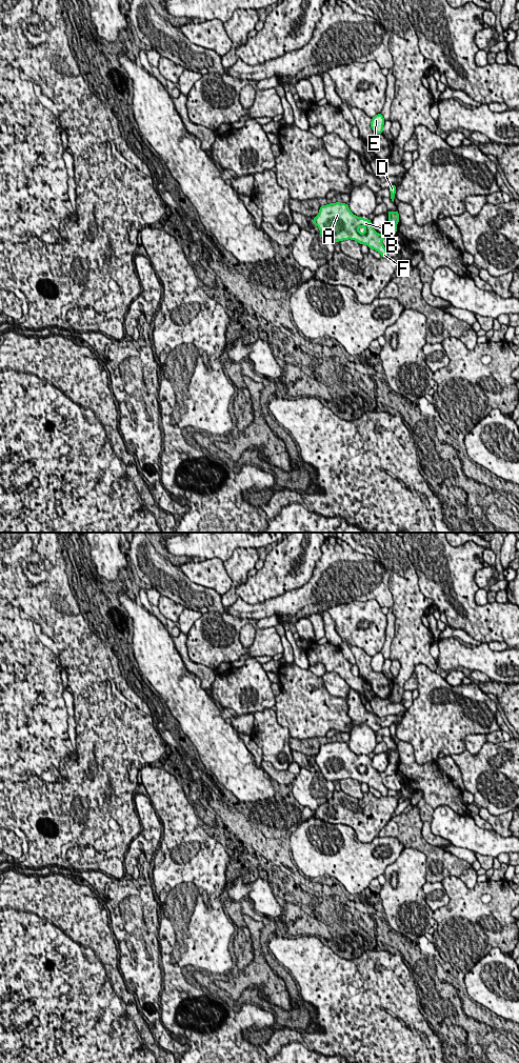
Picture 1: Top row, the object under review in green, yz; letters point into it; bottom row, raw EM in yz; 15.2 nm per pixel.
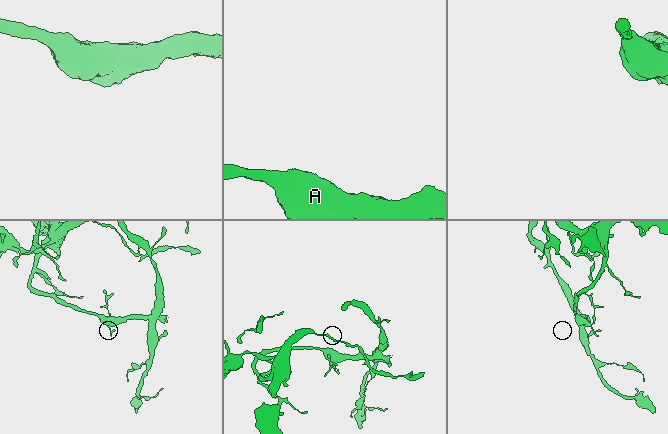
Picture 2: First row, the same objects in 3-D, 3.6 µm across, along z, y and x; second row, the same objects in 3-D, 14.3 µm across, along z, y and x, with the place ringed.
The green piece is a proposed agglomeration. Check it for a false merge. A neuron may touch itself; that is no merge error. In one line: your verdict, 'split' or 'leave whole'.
leave whole

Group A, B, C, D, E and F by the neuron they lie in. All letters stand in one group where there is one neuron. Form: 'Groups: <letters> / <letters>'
Groups: A B C D E F

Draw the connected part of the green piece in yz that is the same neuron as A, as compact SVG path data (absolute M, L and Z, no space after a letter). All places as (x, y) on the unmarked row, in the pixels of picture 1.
M330 742L319 748L313 758L314 764L320 768L321 776L327 781L339 781L347 778L356 779L359 783L366 783L368 787L377 789L382 797L387 797L387 788L382 779L396 774L399 751L387 750L388 766L383 773L378 773L372 766L372 760L355 755L345 742Z

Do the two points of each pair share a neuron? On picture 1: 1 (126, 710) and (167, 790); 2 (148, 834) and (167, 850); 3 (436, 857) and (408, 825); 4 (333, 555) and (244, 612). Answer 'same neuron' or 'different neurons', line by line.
1: different neurons
2: different neurons
3: same neuron
4: same neuron

